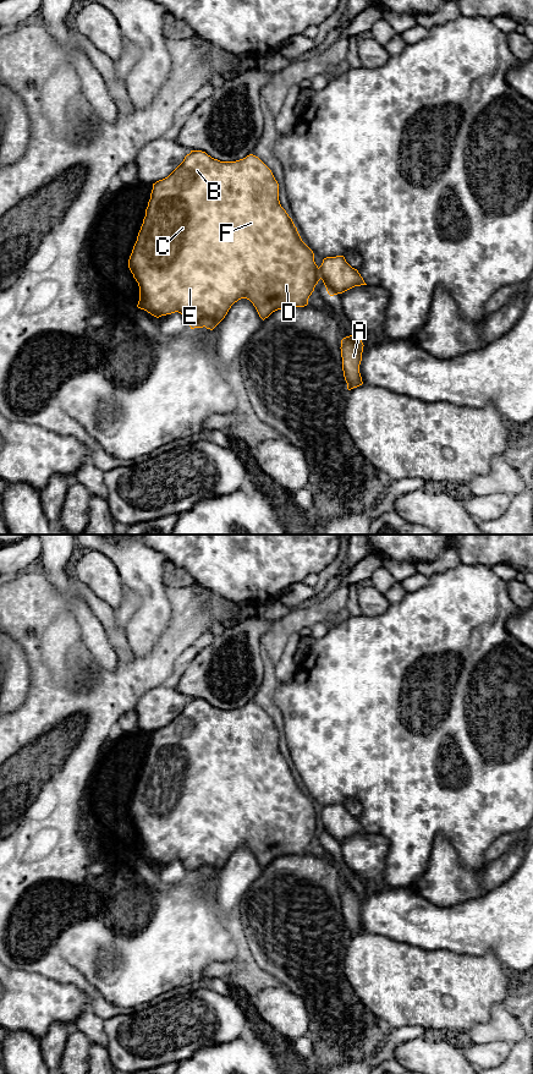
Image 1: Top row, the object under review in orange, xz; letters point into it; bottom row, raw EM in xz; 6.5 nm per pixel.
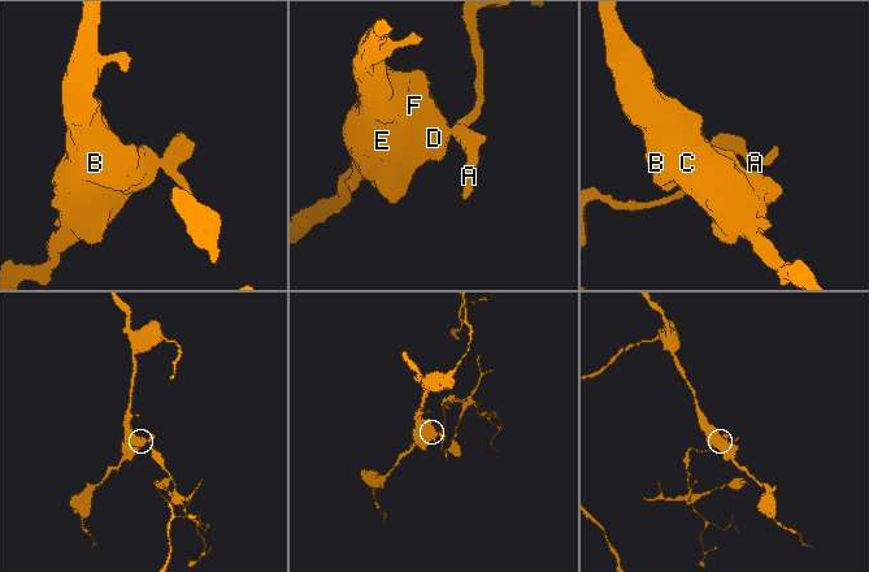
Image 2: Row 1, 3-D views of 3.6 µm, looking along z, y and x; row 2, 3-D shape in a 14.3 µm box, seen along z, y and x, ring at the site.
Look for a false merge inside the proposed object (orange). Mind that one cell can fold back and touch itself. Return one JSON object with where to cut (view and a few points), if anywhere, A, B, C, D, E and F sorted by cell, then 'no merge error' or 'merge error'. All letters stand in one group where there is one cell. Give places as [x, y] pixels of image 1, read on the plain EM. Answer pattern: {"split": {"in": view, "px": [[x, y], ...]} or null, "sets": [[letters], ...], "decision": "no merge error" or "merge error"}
{"split": {"in": "xz", "px": [[318, 816], [320, 826]]}, "sets": [["A"], ["B", "C", "D", "E", "F"]], "decision": "merge error"}

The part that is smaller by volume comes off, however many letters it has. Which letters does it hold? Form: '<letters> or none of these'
A

